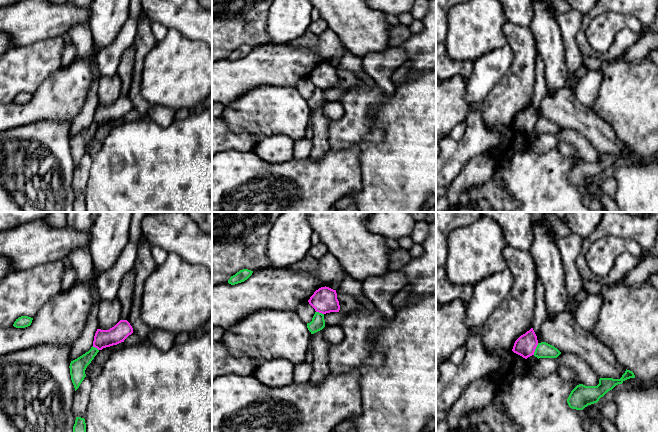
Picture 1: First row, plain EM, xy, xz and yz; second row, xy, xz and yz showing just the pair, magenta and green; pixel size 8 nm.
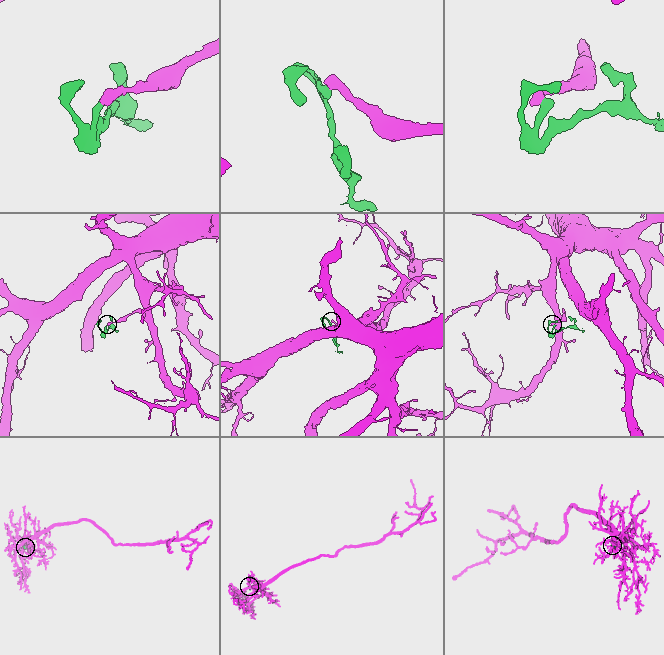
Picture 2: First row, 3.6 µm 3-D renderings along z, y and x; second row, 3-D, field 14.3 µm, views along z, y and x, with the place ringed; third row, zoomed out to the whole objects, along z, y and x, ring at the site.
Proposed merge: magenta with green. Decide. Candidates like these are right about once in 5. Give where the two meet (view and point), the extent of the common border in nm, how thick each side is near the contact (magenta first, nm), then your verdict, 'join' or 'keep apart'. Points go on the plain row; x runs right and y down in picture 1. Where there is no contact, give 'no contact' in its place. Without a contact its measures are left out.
yz (535, 124) | 100 nm | 170/130 nm | keep apart

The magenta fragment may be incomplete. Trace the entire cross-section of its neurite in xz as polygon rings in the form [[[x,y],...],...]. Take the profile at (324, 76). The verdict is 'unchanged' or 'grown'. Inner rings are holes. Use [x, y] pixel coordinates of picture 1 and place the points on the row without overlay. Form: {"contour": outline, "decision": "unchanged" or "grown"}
{"contour": [[[326,62],[316,66],[308,78],[316,88],[322,90],[339,88],[340,86],[336,66]]], "decision": "unchanged"}

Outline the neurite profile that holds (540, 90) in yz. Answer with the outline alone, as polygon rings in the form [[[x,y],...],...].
[[[537,53],[536,56],[535,73],[536,73],[536,82],[532,104],[537,112],[538,119],[541,119],[543,118],[541,112],[541,103],[548,89],[545,81],[545,65],[539,53]]]

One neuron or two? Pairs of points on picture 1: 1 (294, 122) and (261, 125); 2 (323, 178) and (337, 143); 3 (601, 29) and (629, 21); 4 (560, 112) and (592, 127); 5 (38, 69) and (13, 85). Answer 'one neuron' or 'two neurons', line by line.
1: one neuron
2: two neurons
3: one neuron
4: one neuron
5: one neuron

